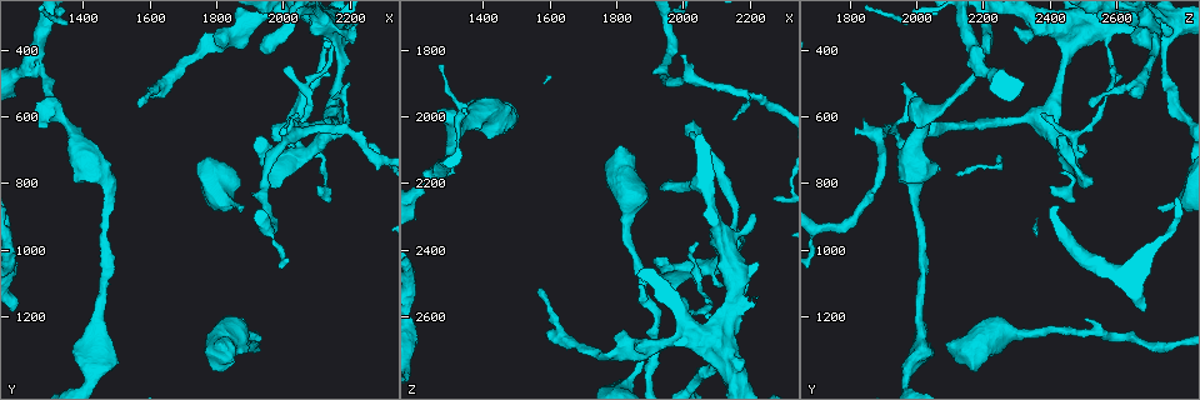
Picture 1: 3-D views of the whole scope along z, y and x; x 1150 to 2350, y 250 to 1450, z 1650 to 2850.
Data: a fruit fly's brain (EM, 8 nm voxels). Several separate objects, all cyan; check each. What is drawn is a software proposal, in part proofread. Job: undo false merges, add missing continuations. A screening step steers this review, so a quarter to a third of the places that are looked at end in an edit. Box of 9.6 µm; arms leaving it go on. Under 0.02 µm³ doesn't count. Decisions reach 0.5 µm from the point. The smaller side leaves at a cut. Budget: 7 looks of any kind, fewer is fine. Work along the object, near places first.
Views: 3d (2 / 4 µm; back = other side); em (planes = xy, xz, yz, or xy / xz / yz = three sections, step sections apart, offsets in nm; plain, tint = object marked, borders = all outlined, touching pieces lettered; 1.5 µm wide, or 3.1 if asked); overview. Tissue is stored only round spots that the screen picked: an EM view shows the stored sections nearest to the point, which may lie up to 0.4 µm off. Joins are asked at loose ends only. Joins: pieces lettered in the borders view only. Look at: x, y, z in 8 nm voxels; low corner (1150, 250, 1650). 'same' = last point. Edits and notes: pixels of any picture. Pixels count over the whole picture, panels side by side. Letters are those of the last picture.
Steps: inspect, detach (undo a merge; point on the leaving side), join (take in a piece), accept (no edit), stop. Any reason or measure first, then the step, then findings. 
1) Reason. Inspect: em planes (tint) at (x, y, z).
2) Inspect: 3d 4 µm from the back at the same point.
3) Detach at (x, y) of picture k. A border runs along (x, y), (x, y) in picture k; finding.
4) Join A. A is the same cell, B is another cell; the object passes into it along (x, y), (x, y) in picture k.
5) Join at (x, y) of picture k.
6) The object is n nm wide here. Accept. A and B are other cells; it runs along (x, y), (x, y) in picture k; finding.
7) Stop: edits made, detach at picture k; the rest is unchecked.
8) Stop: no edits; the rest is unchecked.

Free end. Inspect: em xz step 4 (borders) at (2040, 590, 2370).

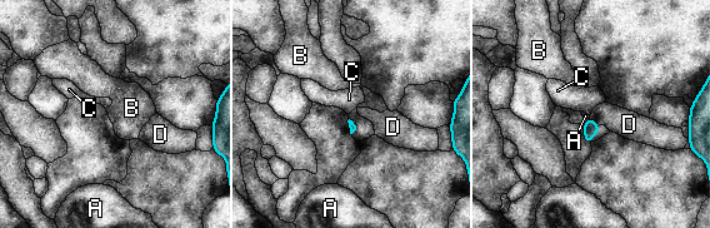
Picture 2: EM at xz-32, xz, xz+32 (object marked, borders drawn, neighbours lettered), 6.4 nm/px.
The longest contact is with B, 120 nm. Join B. B is the same cell, A, C and D are other cells; the object passes into it along (590, 127), (596, 133), (604, 130) in picture 2; it goes on there.

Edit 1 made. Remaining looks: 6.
Branch stops here. Inspect: em yz step 8 (borders) at (1870, 870, 2720).

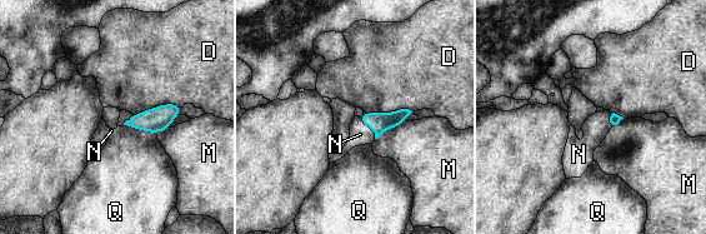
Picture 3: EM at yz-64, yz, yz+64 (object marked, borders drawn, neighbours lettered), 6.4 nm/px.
Join N. N is the same cell, D, M and Q are other cells; the neuron continues.

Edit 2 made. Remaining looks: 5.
Stop: edits made, join at picture 2, join at picture 3; the rest is unchecked.

